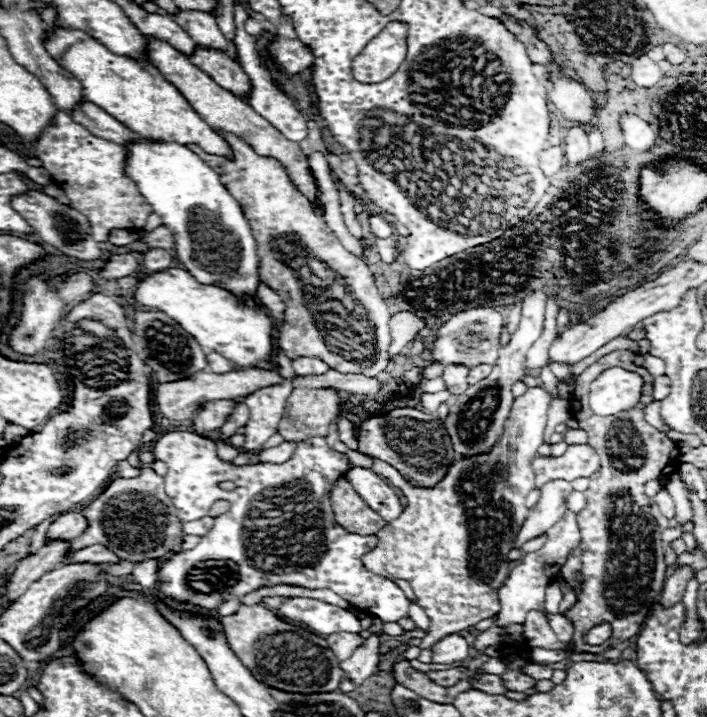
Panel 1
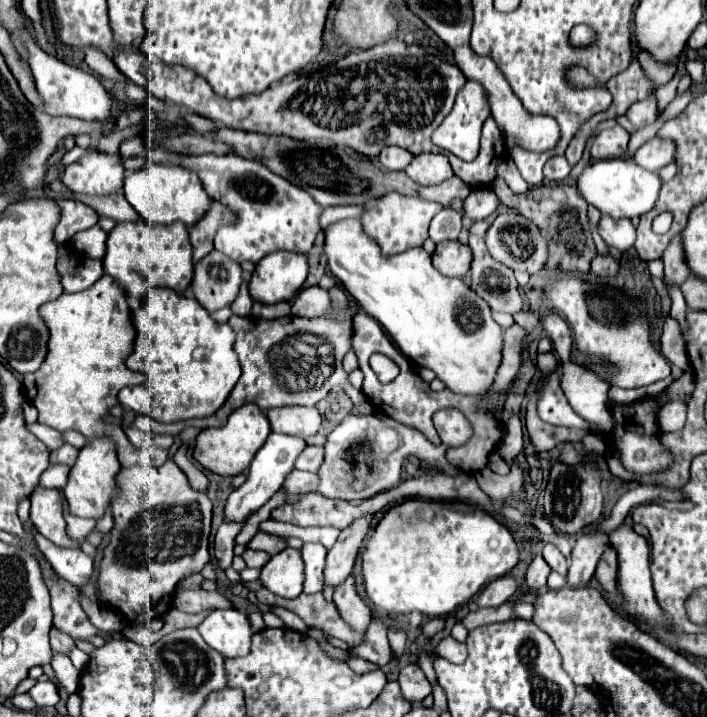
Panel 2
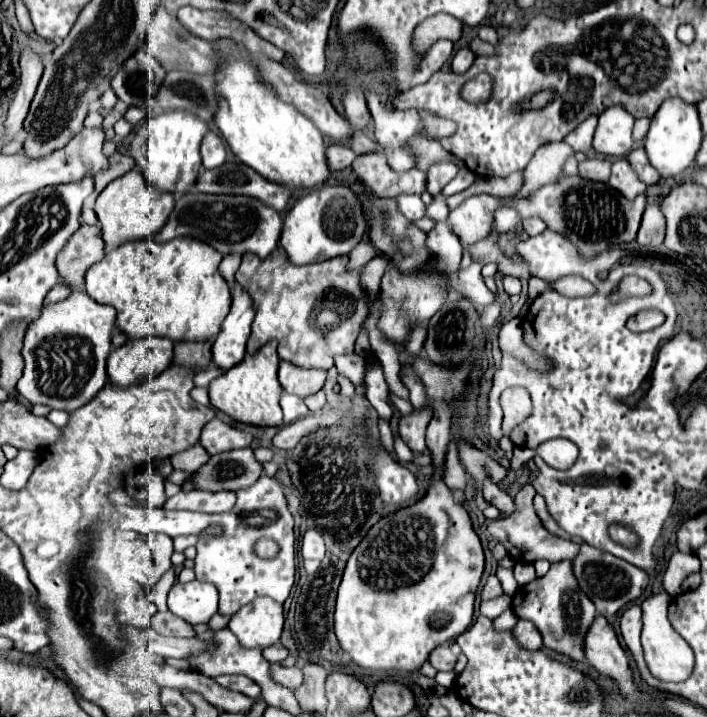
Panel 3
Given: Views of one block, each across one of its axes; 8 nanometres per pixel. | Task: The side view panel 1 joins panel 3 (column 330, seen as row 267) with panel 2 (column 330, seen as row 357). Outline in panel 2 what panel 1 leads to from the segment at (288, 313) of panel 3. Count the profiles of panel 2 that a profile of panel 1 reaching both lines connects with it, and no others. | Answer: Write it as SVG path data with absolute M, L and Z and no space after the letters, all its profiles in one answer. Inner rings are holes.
M332 286L328 292L332 300L332 310L346 312L344 320L336 320L334 316L322 316L314 320L298 318L298 316L284 316L276 320L234 318L230 324L238 332L234 350L242 366L242 376L220 410L216 410L212 416L190 420L188 424L194 424L198 428L224 426L230 412L234 412L236 408L248 402L260 404L262 410L270 410L278 406L314 406L332 388L344 386L346 372L342 370L342 358L352 348L350 338L352 338L354 310L350 306L346 292L340 286ZM298 334L320 336L320 344L310 346L304 340L300 340Z

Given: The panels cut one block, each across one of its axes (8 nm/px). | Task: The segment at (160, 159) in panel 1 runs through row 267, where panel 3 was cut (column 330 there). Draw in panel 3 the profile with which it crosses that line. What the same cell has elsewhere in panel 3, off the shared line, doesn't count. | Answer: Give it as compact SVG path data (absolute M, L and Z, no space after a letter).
M324 184L300 196L290 212L284 216L284 228L280 244L288 254L288 260L296 266L316 264L328 258L350 254L350 250L368 234L364 206L360 194L346 184Z

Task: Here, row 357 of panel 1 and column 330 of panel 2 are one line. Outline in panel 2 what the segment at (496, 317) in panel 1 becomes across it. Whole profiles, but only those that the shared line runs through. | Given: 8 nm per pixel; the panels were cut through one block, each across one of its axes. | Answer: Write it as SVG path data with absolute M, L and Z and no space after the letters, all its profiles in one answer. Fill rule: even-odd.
M348 416L344 418L342 424L338 424L326 444L324 444L324 462L318 470L318 488L322 496L332 496L332 498L342 498L342 500L366 500L372 498L374 494L394 488L400 480L400 466L404 458L418 456L426 460L428 464L440 468L444 474L458 474L458 468L446 462L446 446L434 446L424 438L422 432L408 428L392 418L378 418L378 416ZM384 432L390 432L394 436L388 438Z

